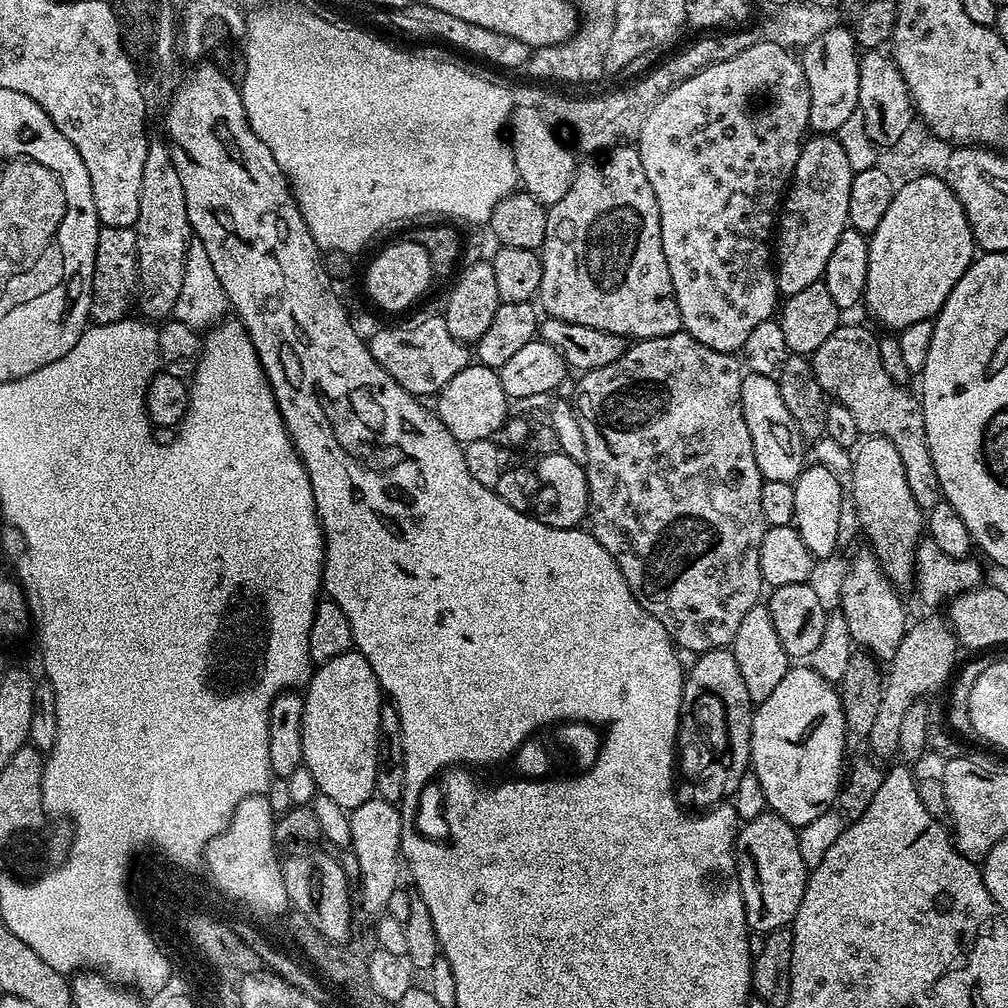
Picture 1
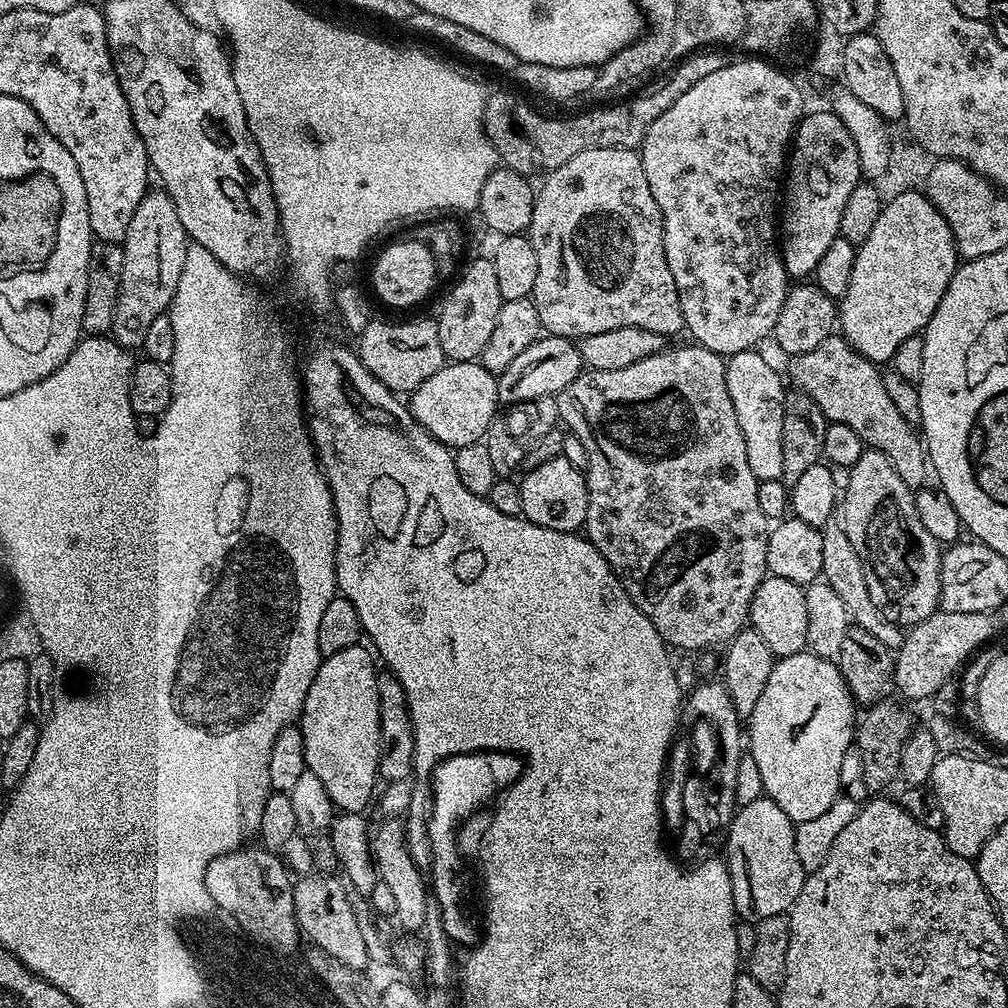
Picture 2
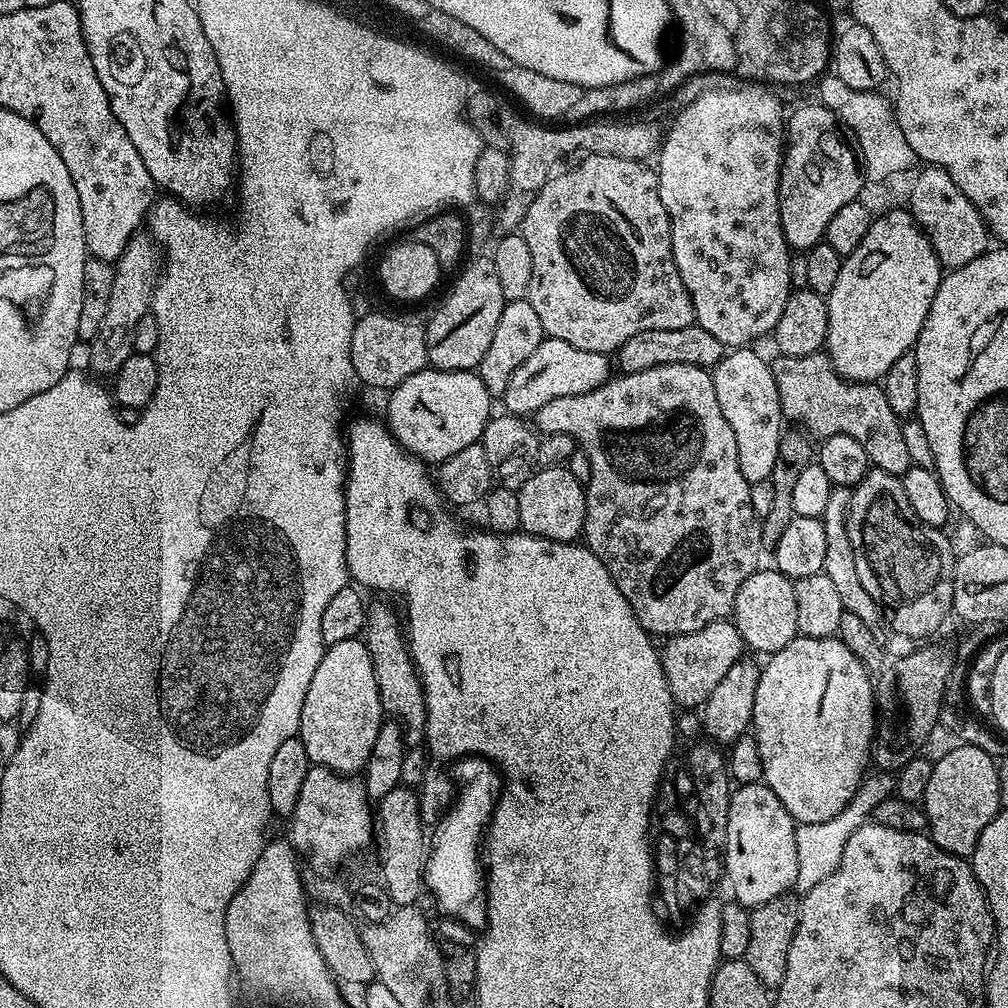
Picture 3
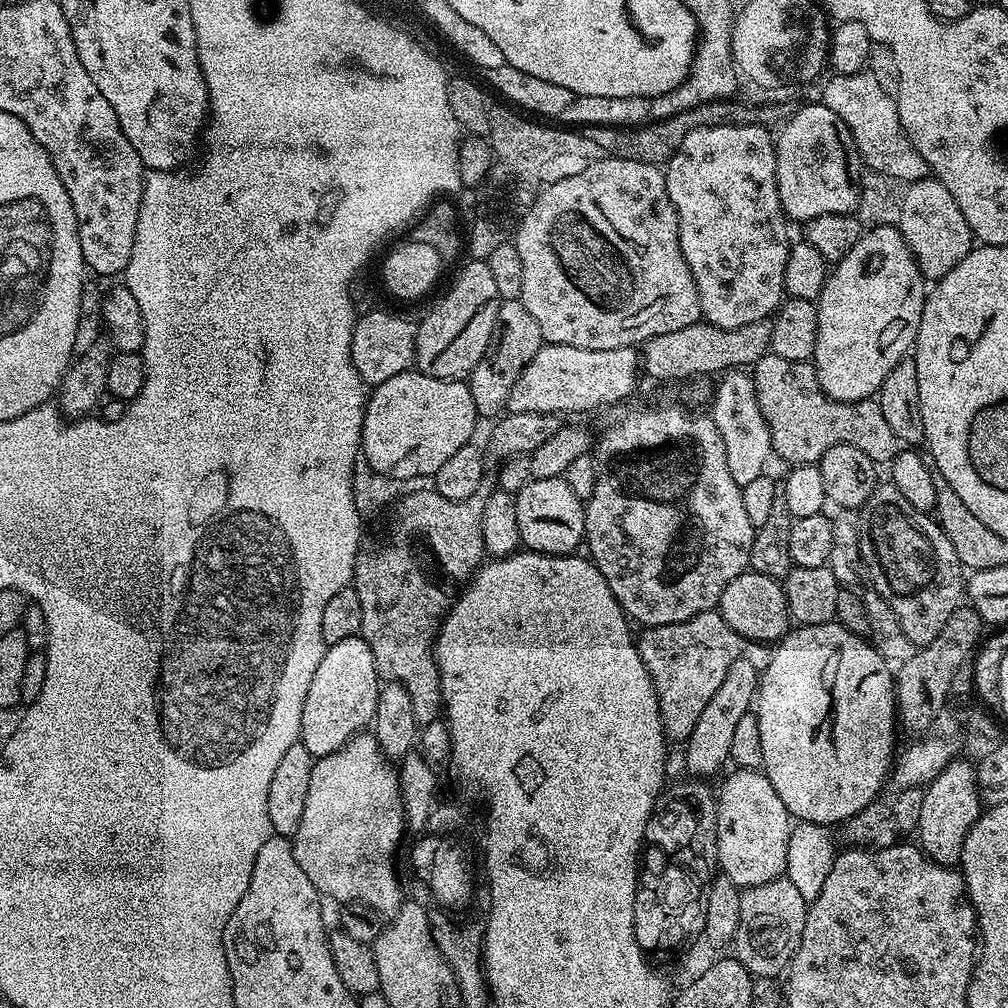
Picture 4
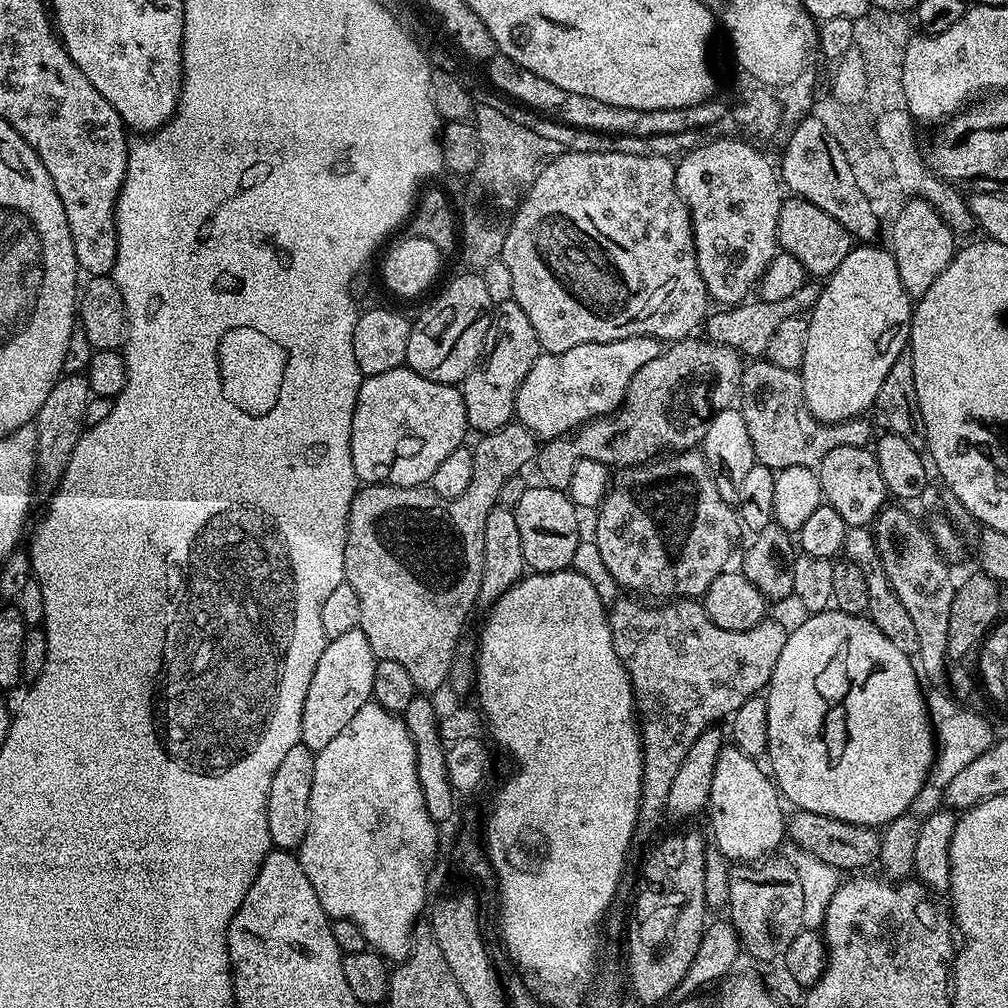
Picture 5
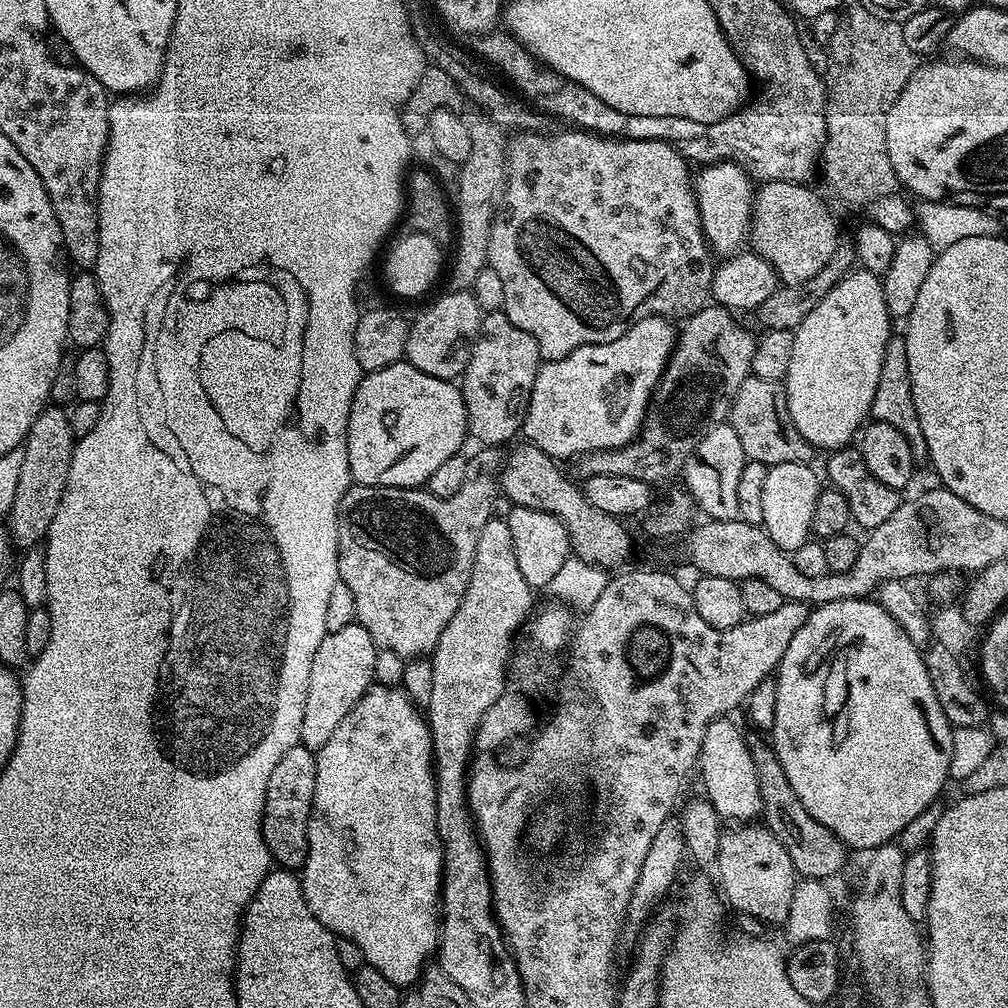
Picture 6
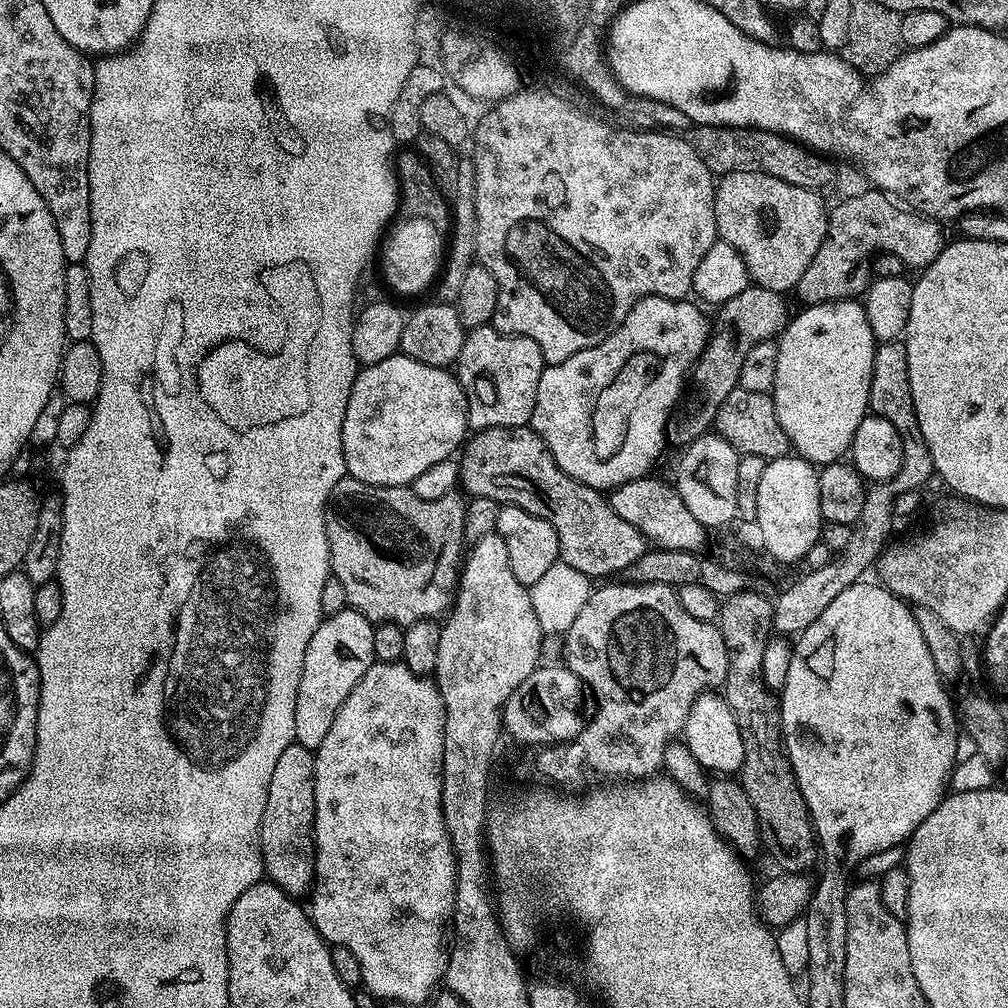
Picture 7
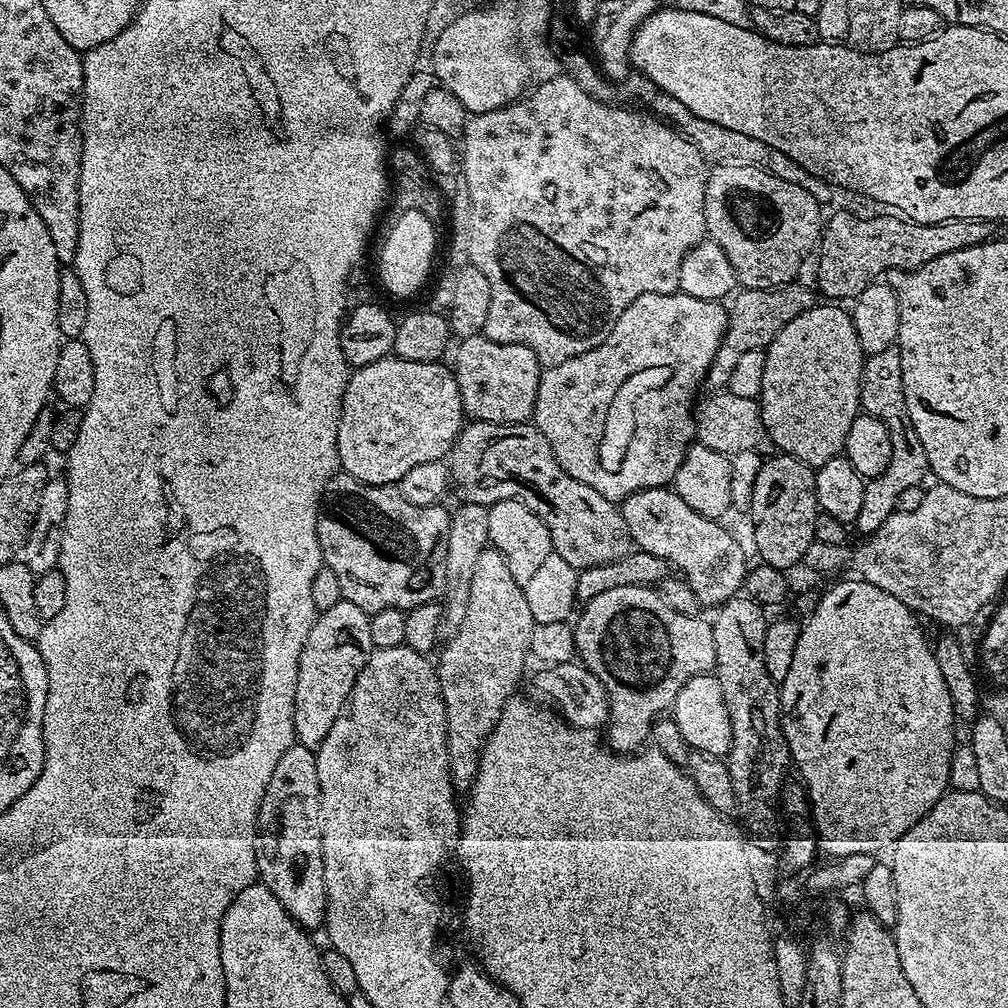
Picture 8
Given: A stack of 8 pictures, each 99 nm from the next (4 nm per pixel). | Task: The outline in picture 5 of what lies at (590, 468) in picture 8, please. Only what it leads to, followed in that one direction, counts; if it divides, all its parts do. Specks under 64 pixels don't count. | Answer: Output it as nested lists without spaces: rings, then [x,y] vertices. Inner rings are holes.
[[[631,336],[614,342],[598,342],[597,344],[583,344],[574,346],[574,350],[565,352],[544,352],[536,359],[534,366],[530,366],[530,374],[522,382],[516,399],[515,419],[526,430],[530,430],[541,441],[553,440],[559,436],[569,435],[581,424],[589,420],[596,420],[600,416],[609,417],[621,407],[624,402],[624,392],[630,386],[634,374],[650,362],[662,351],[661,341],[652,336]]]

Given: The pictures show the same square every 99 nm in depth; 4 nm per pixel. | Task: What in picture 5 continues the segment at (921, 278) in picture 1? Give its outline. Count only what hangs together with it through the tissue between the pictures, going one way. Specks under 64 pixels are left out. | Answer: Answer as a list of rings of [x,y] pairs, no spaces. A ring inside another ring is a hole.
[[[853,247],[850,254],[846,254],[846,258],[842,258],[842,266],[838,266],[838,270],[834,270],[831,276],[823,281],[820,288],[820,297],[816,299],[816,304],[810,309],[808,321],[808,337],[806,338],[806,354],[802,357],[802,366],[798,370],[802,378],[802,390],[804,391],[804,401],[810,410],[810,414],[817,422],[822,424],[840,424],[843,420],[854,420],[865,415],[864,411],[871,409],[876,403],[876,395],[882,387],[882,382],[886,378],[886,373],[890,370],[890,366],[894,366],[894,362],[899,356],[905,355],[906,349],[910,344],[912,335],[912,309],[914,307],[913,297],[906,294],[898,278],[898,268],[894,262],[891,251],[887,247],[884,248],[860,248]]]

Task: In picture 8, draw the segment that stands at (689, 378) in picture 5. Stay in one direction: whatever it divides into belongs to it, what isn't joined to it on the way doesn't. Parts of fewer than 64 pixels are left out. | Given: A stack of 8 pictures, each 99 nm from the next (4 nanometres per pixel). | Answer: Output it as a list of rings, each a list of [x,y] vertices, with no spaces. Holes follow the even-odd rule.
[[[800,283],[779,284],[776,288],[745,288],[731,297],[732,308],[730,304],[727,309],[728,325],[706,377],[709,389],[727,389],[730,374],[734,374],[734,362],[738,362],[738,358],[742,358],[746,350],[767,349],[768,343],[780,333],[782,326],[786,326],[786,322],[816,307],[817,293],[811,287],[808,289],[806,285]]]

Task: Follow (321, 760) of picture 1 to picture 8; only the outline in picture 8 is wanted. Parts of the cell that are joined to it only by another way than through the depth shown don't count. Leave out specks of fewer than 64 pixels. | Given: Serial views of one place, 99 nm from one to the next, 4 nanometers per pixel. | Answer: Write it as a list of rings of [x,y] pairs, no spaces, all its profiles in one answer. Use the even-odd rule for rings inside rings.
[[[340,599],[330,610],[319,613],[298,658],[298,686],[294,690],[296,743],[310,749],[322,746],[334,718],[344,711],[350,690],[373,650],[369,613],[354,602]]]

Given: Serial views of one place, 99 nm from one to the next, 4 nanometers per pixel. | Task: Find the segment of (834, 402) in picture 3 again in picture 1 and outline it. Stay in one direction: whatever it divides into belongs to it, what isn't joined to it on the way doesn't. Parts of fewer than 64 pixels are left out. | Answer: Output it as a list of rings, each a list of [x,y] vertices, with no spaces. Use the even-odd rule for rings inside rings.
[[[841,323],[840,327],[818,346],[816,352],[811,353],[812,369],[818,378],[818,386],[822,386],[825,397],[831,398],[835,403],[841,404],[850,410],[851,417],[858,424],[861,434],[869,436],[885,436],[894,442],[898,454],[902,458],[902,470],[906,470],[906,482],[910,486],[910,494],[918,502],[922,510],[927,510],[941,500],[940,483],[938,474],[934,474],[934,458],[930,458],[930,446],[926,442],[926,422],[924,421],[924,409],[921,401],[915,395],[912,396],[888,373],[884,365],[884,356],[880,353],[880,344],[876,336],[868,328],[860,324]]]

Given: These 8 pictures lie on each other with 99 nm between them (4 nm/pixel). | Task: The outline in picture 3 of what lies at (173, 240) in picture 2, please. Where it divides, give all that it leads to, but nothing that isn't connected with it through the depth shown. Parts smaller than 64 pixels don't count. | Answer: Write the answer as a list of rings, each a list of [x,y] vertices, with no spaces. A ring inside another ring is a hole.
[[[140,232],[132,237],[126,250],[115,261],[114,267],[114,285],[110,290],[109,309],[106,310],[105,320],[99,326],[98,334],[88,344],[91,368],[108,376],[115,375],[134,351],[133,336],[141,318],[149,315],[152,295],[162,270],[162,256],[156,242],[149,235]]]

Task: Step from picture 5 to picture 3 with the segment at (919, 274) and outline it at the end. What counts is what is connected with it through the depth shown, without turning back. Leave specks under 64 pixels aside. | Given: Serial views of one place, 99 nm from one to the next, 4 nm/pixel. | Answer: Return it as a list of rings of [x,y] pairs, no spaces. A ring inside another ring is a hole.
[[[924,166],[921,169],[912,184],[912,193],[908,192],[906,196],[912,217],[927,234],[934,246],[934,254],[945,269],[961,268],[966,262],[974,262],[974,258],[990,248],[990,233],[983,214],[966,194],[962,194],[962,190],[958,190],[954,178],[950,178],[944,168]]]

